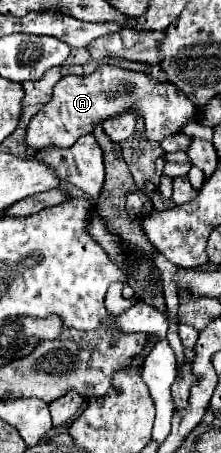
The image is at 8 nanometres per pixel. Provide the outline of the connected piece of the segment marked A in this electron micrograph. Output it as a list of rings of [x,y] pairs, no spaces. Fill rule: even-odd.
[[[103,64],[91,76],[63,76],[53,88],[51,100],[31,118],[25,132],[25,142],[35,152],[41,152],[49,146],[69,148],[77,142],[79,136],[93,132],[93,126],[97,122],[103,122],[105,118],[111,118],[125,110],[143,114],[147,128],[145,134],[153,142],[161,142],[165,136],[177,134],[179,128],[199,112],[197,106],[173,84],[157,84],[145,74]]]

